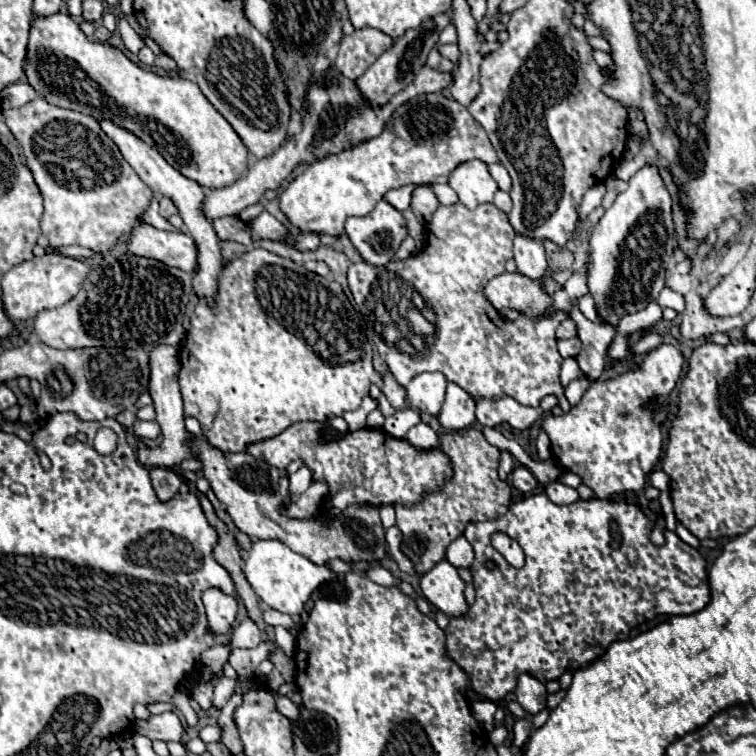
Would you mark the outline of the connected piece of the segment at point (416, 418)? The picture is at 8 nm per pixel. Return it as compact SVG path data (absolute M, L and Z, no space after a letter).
M410 407L406 409L400 409L396 411L394 415L386 417L386 423L384 423L384 433L390 435L390 437L396 437L396 439L402 439L406 435L406 431L414 425L420 423L420 413L418 411L412 411Z

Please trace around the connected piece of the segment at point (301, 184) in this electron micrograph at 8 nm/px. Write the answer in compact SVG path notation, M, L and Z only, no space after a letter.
M444 93L414 97L394 113L398 117L376 139L308 165L282 191L280 209L296 229L338 237L344 233L346 219L366 217L384 199L384 191L410 183L446 183L448 175L468 159L480 159L486 165L500 163L480 123L476 123L466 107Z

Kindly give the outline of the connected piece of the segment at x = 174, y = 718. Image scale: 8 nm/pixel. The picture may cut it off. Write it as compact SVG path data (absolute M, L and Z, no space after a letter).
M168 711L162 715L152 715L150 721L136 721L134 731L140 735L146 735L148 739L160 739L160 741L182 741L184 727L176 713Z

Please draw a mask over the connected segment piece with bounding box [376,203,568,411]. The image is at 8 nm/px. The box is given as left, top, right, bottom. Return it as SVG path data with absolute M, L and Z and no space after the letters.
M462 203L456 205L440 205L438 211L434 213L432 221L426 225L426 249L422 249L418 255L412 255L402 261L391 261L394 272L400 275L404 281L412 283L414 289L422 295L422 299L436 311L436 333L434 341L426 345L426 349L420 355L408 355L408 353L396 353L396 347L388 347L388 343L380 339L376 343L380 357L386 361L390 373L394 379L406 387L412 377L424 373L424 371L440 371L446 375L448 381L458 383L464 387L474 399L478 397L500 397L500 395L510 395L514 397L520 405L526 407L538 407L542 397L546 395L556 395L562 403L562 409L568 409L564 389L560 385L560 363L564 361L556 349L556 327L560 325L562 319L566 319L564 313L554 315L552 319L532 319L524 313L518 315L516 321L504 321L498 311L486 301L482 295L484 285L488 279L494 279L504 273L504 263L512 259L512 239L516 237L512 225L508 223L508 217L504 211L500 211L496 205L486 203L472 209L466 209Z

